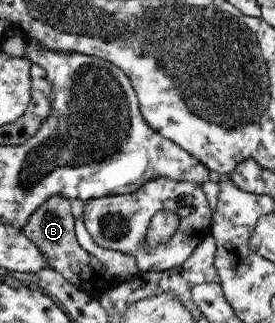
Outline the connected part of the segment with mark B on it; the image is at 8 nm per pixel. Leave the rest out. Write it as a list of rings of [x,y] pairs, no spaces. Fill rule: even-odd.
[[[54,196],[40,205],[22,230],[31,242],[41,250],[49,268],[63,275],[79,290],[98,300],[101,293],[105,293],[105,289],[119,285],[123,283],[123,280],[110,277],[106,267],[79,246],[74,230],[75,221],[70,199]]]

